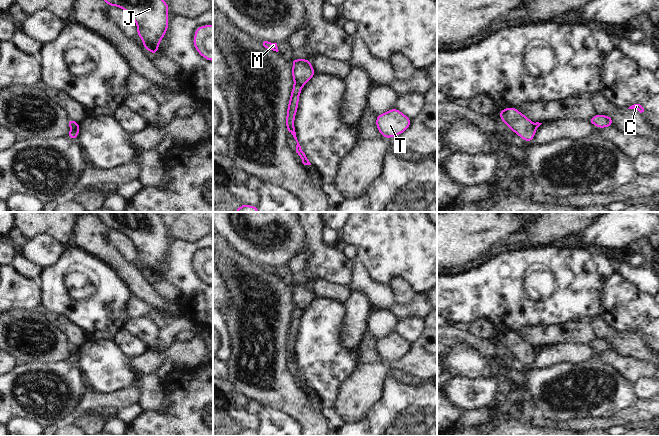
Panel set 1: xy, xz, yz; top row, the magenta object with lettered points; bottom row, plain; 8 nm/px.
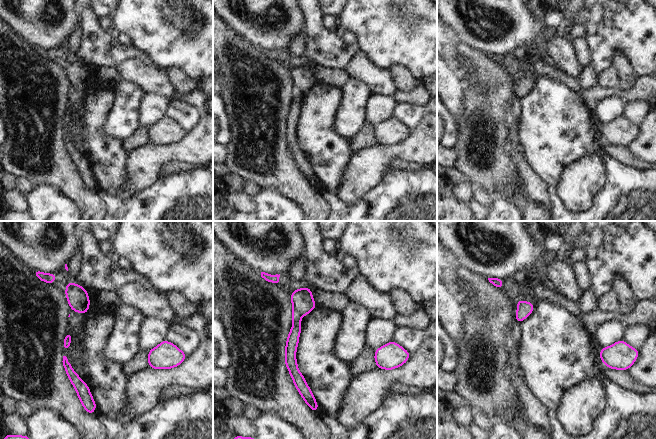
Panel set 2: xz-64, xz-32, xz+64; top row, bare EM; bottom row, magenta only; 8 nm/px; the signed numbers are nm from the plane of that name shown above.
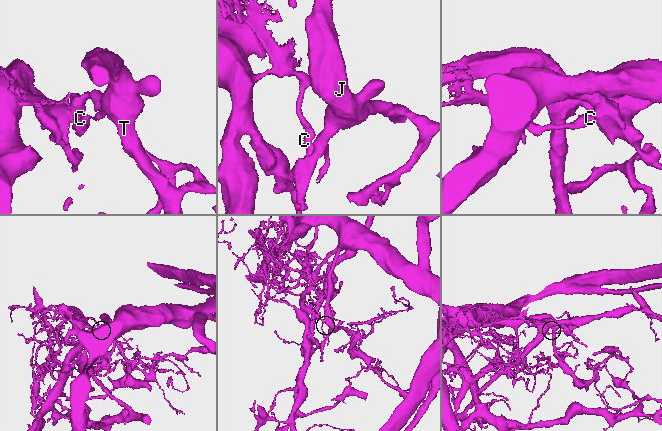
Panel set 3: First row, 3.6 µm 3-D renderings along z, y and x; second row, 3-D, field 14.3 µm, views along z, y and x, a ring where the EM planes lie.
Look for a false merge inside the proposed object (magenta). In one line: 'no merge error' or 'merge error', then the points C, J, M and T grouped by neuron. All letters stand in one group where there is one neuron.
merge error; C J T / M

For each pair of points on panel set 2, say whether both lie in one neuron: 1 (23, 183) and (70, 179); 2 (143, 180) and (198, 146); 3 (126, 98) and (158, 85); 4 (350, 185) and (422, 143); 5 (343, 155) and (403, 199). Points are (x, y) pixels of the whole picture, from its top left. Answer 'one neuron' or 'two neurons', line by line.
1: two neurons
2: one neuron
3: two neurons
4: one neuron
5: one neuron

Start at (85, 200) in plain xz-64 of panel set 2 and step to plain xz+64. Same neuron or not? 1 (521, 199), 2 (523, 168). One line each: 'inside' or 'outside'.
1: inside
2: outside

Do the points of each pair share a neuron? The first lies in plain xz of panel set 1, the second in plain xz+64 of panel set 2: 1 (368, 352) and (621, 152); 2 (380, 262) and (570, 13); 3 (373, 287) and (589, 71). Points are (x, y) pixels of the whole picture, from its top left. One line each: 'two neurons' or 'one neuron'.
1: one neuron
2: two neurons
3: two neurons

